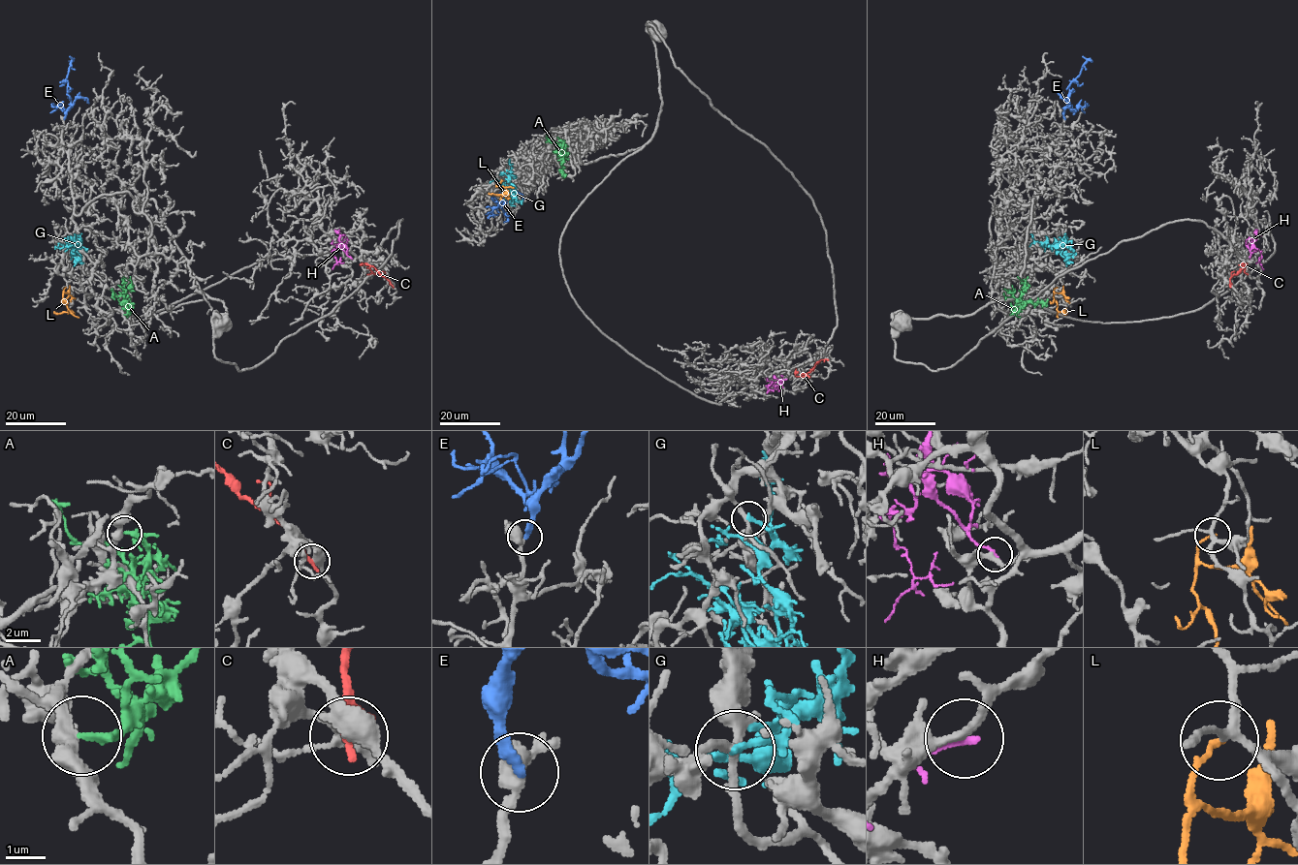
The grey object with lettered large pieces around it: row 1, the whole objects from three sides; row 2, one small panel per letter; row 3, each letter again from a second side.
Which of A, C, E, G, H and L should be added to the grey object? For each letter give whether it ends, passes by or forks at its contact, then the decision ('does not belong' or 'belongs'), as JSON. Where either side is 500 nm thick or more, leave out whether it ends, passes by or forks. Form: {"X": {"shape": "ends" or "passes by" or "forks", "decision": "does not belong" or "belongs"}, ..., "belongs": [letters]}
{"A": {"shape": "ends", "decision": "does not belong"}, "C": {"shape": "ends", "decision": "does not belong"}, "E": {"shape": "ends", "decision": "belongs"}, "G": {"shape": "ends", "decision": "does not belong"}, "H": {"shape": "ends", "decision": "does not belong"}, "L": {"shape": "ends", "decision": "does not belong"}, "belongs": ["E"]}

